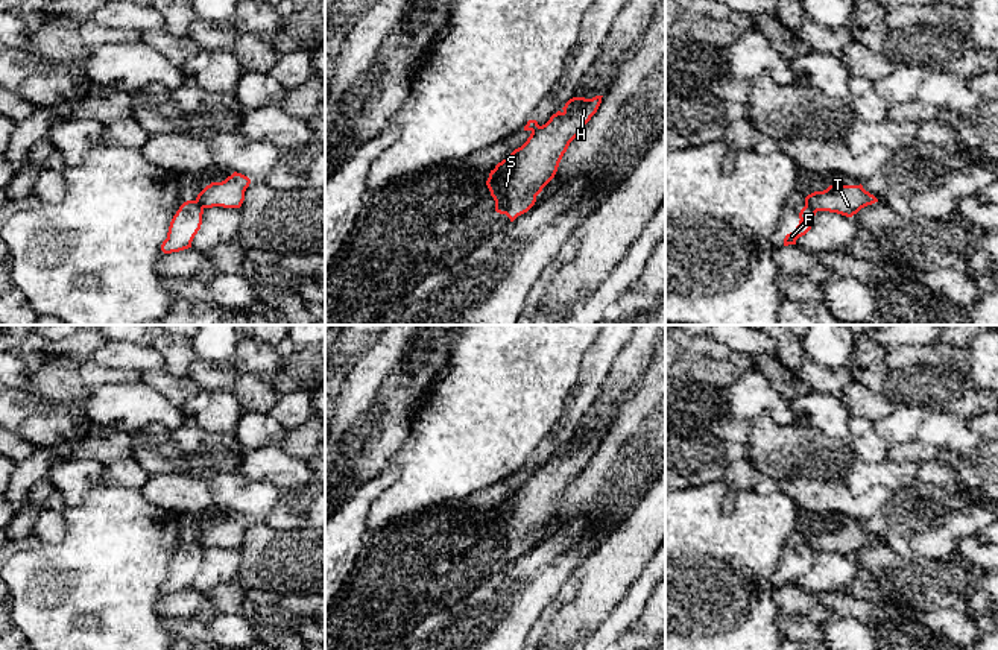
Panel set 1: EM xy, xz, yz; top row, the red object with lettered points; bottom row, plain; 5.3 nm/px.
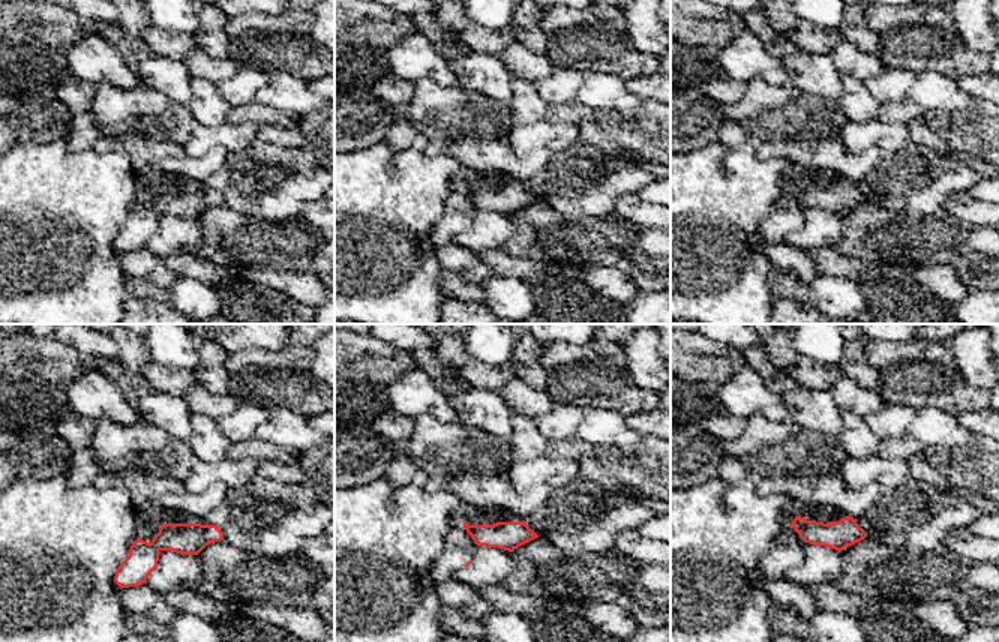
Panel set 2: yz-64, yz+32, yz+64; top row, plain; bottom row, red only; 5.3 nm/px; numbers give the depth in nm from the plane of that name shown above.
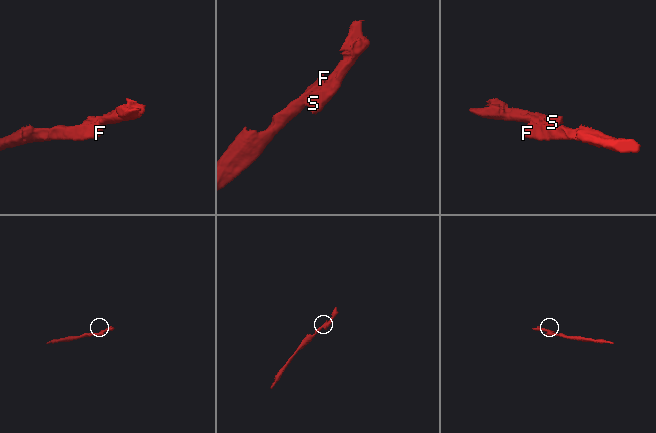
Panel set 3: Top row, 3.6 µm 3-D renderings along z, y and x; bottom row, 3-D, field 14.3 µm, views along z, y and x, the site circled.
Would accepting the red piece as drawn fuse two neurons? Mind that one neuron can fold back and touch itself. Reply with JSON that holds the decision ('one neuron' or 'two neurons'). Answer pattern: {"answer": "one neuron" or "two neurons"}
{"answer": "two neurons"}

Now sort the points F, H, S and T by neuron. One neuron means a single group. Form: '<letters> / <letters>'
F / H S T

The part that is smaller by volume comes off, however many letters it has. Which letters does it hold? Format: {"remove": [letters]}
{"remove": ["H", "S", "T"]}

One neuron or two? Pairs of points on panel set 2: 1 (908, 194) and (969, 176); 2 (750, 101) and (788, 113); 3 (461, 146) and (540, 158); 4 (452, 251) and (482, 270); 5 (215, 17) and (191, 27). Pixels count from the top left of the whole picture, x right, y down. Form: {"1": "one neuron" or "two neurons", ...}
{"1": "one neuron", "2": "one neuron", "3": "one neuron", "4": "one neuron", "5": "two neurons"}

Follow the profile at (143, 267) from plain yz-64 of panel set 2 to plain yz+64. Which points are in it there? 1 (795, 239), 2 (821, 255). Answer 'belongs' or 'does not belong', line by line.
1: does not belong
2: does not belong

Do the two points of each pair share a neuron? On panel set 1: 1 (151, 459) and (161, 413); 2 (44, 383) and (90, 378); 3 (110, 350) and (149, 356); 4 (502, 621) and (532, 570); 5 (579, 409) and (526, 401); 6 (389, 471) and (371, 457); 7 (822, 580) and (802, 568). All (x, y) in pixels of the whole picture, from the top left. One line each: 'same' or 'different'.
1: different
2: different
3: same
4: same
5: different
6: different
7: different

